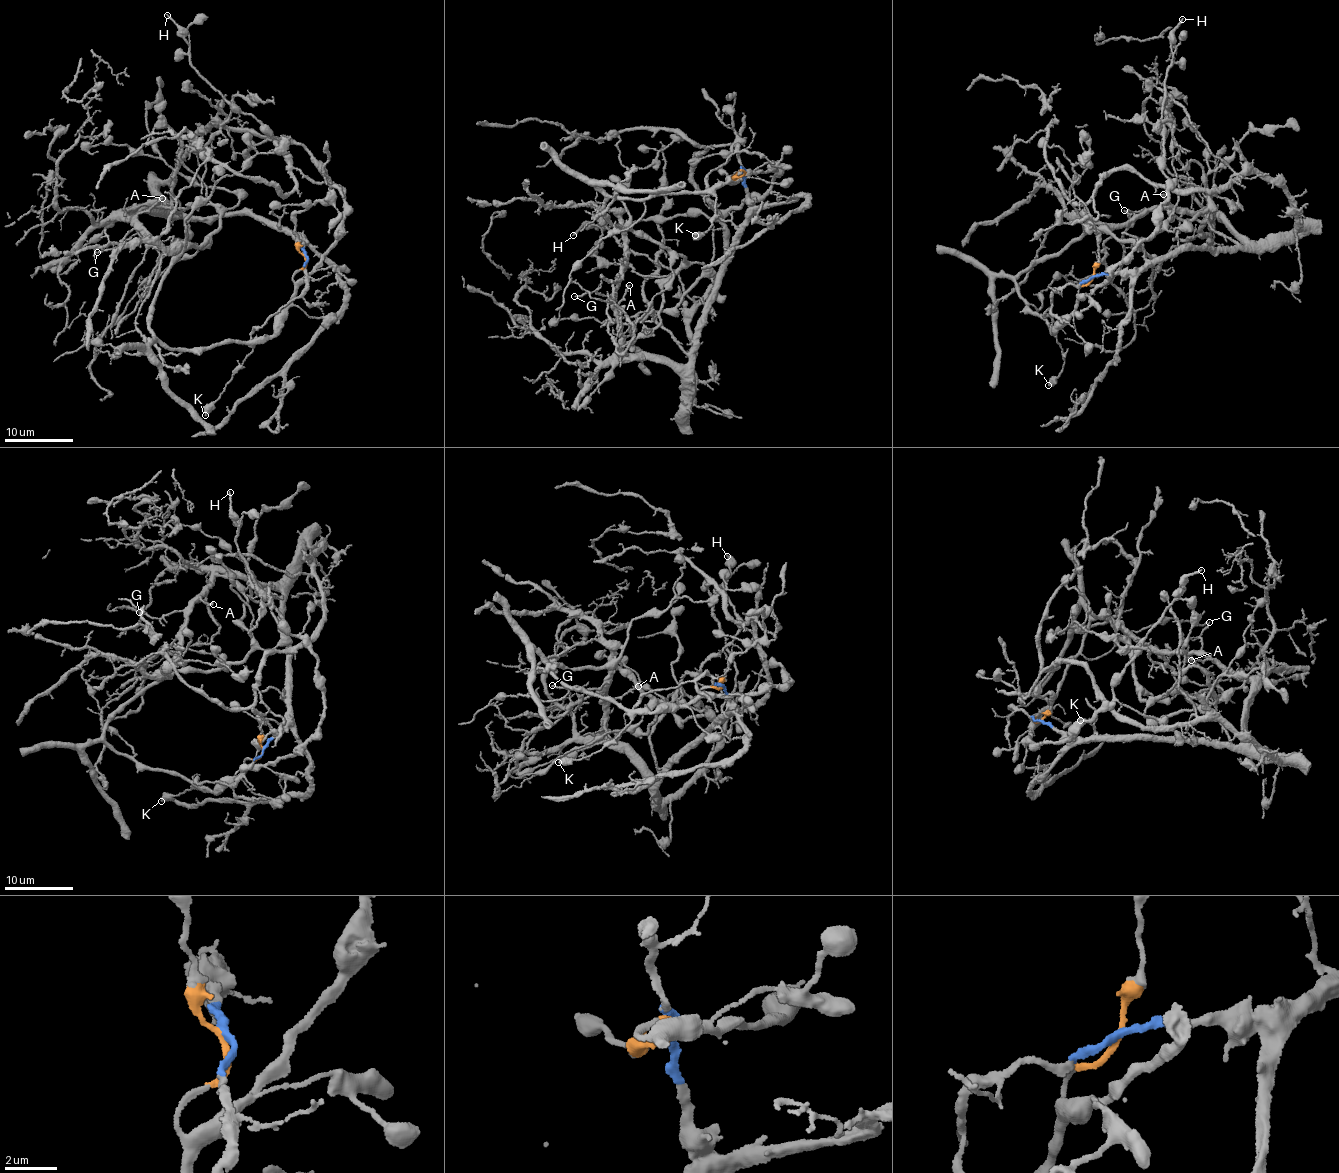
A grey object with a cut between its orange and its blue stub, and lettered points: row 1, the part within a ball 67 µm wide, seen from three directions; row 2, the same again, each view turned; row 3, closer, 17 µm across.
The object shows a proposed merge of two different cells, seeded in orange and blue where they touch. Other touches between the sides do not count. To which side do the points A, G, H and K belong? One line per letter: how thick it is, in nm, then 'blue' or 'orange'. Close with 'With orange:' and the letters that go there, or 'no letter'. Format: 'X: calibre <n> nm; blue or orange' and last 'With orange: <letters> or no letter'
A: calibre 190 nm; blue
G: calibre 160 nm; blue
H: calibre 200 nm; orange
K: calibre 400 nm; orange
With orange: H, K

